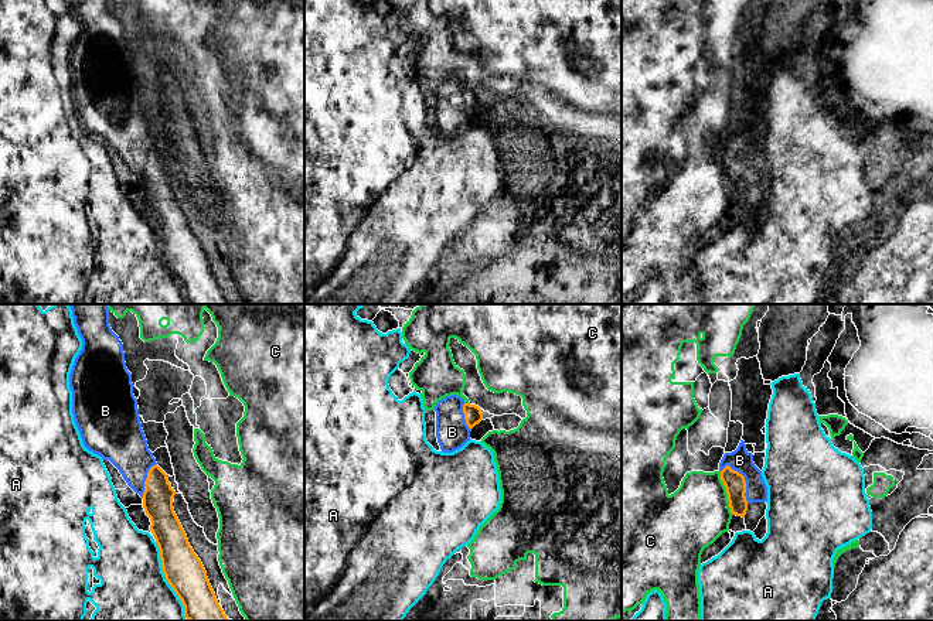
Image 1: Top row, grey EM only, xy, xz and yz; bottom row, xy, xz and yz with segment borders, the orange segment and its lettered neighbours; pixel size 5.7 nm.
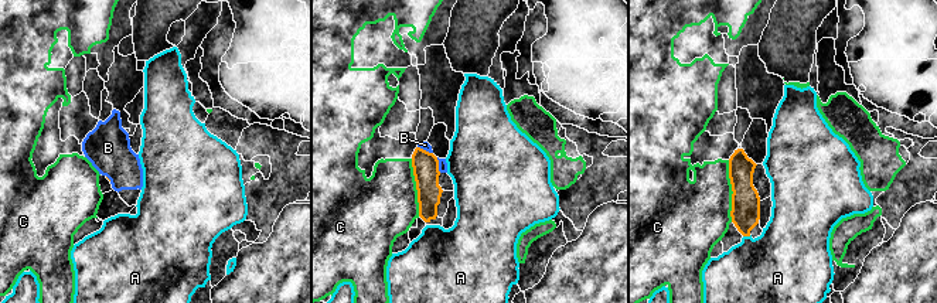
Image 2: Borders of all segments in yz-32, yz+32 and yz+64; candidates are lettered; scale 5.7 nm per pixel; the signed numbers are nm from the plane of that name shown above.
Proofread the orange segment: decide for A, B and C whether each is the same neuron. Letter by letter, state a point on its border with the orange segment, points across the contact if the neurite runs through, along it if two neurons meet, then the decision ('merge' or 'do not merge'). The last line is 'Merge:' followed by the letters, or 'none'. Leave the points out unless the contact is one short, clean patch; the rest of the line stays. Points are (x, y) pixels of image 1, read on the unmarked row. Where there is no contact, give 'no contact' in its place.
A: xy (166, 262) | do not merge
B: yz (745, 164) | across yz (735, 167), (745, 164), (739, 156), (739, 143) | merge
C: yz (727, 176) | do not merge
Merge: B

